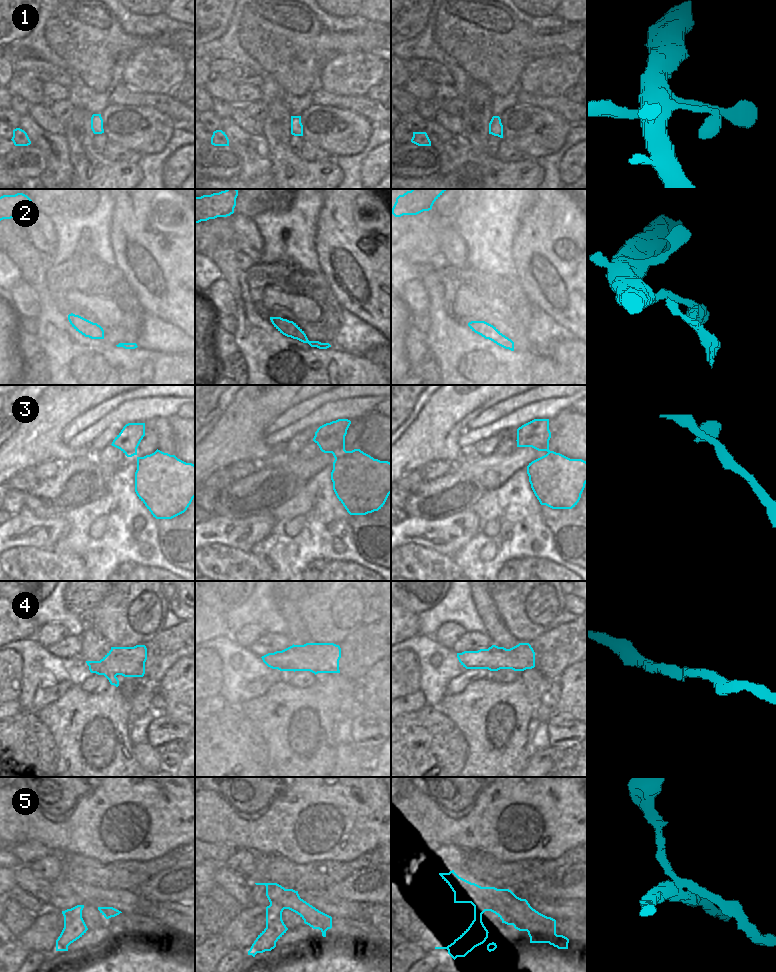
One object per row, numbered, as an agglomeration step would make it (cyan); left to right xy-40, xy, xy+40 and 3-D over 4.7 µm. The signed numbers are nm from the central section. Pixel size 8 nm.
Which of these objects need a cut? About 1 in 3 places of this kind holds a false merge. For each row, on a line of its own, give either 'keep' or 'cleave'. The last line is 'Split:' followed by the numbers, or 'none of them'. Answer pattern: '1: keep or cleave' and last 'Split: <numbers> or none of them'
1: keep
2: cleave
3: keep
4: keep
5: cleave
Split: 2, 5

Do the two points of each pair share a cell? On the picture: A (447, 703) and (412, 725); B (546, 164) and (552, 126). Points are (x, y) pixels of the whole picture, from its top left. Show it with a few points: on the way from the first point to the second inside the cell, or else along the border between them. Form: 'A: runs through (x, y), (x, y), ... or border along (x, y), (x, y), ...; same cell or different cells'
A: border along (436, 707), (455, 724); different cells
B: border along (565, 141), (557, 151), (534, 159); different cells

